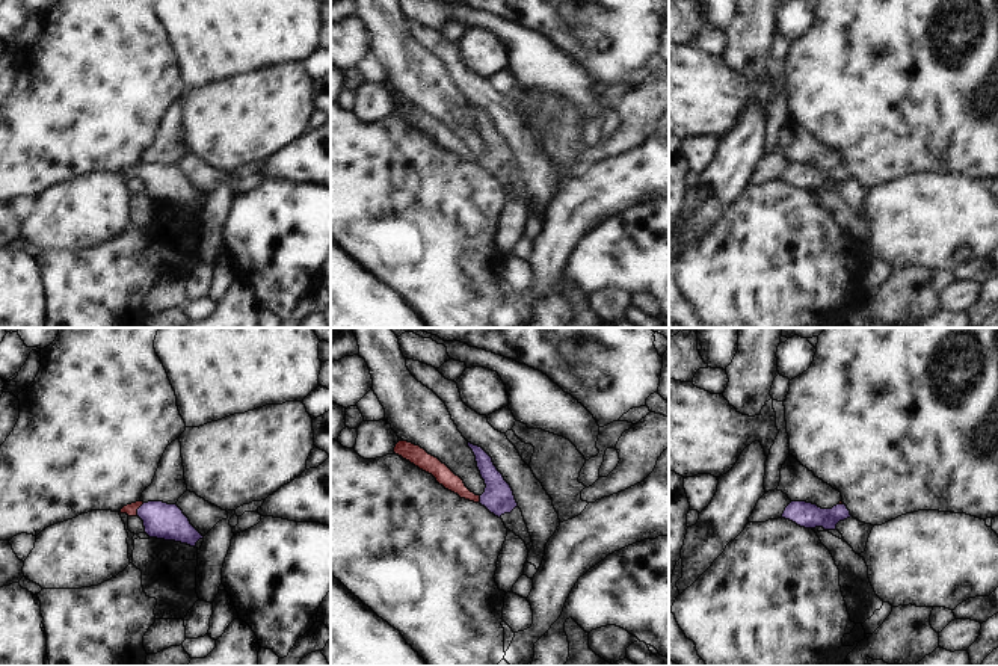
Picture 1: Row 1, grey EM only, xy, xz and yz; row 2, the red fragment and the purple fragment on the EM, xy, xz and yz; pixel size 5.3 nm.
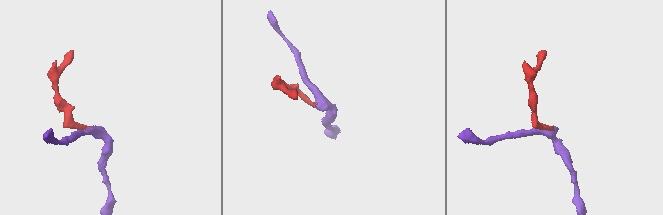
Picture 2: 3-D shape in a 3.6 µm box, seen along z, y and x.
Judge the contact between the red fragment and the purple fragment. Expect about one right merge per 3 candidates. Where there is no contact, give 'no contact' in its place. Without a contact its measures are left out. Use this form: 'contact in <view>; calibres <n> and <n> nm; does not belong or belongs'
contact in xy; calibres 60 and 190 nm; belongs

